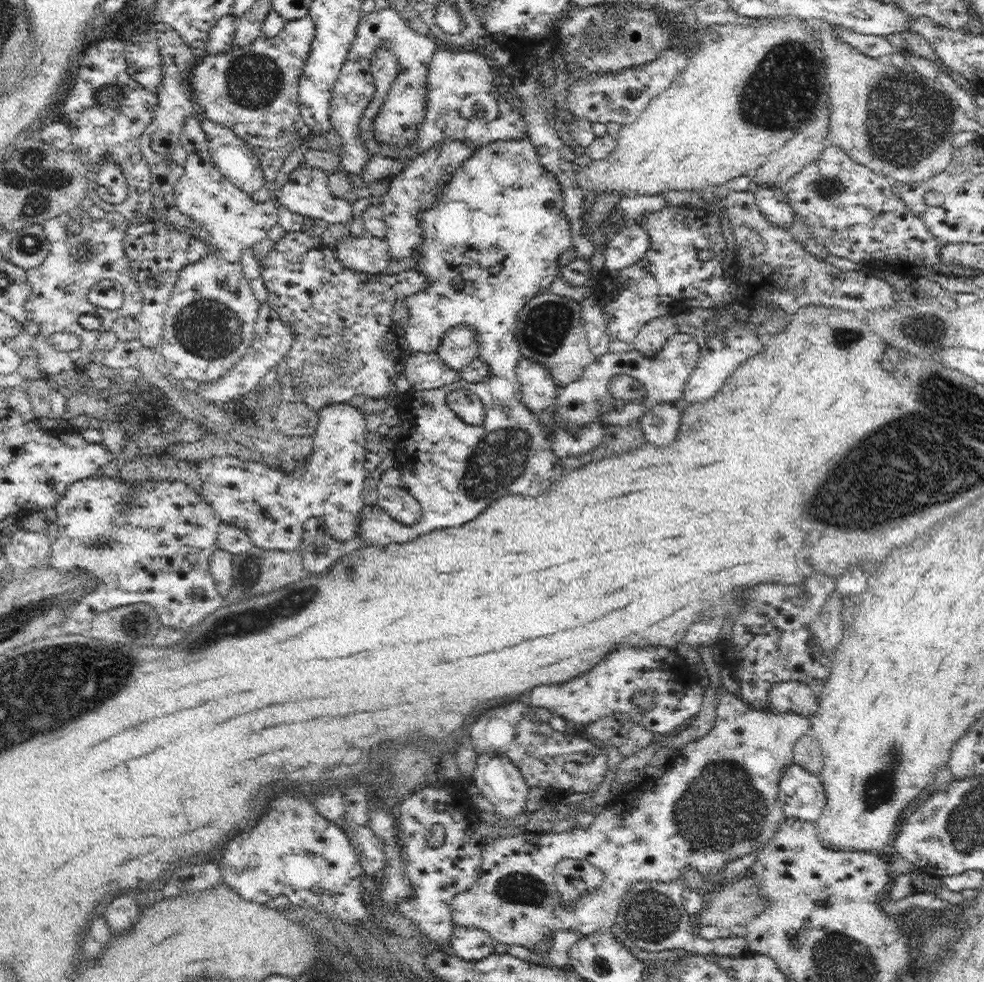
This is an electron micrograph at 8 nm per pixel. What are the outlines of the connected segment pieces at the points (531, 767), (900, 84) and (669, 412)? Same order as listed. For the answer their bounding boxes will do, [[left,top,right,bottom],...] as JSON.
[[470,702,608,796],[818,22,964,184],[640,402,681,446]]

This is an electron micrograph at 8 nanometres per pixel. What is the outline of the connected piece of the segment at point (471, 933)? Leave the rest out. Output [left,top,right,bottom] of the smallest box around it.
[449,925,494,961]

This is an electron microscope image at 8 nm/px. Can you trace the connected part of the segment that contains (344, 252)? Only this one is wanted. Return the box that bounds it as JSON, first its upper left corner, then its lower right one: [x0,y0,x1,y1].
[335,232,394,275]

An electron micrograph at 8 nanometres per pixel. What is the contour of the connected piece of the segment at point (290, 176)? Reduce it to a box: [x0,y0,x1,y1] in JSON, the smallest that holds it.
[276,165,354,226]

